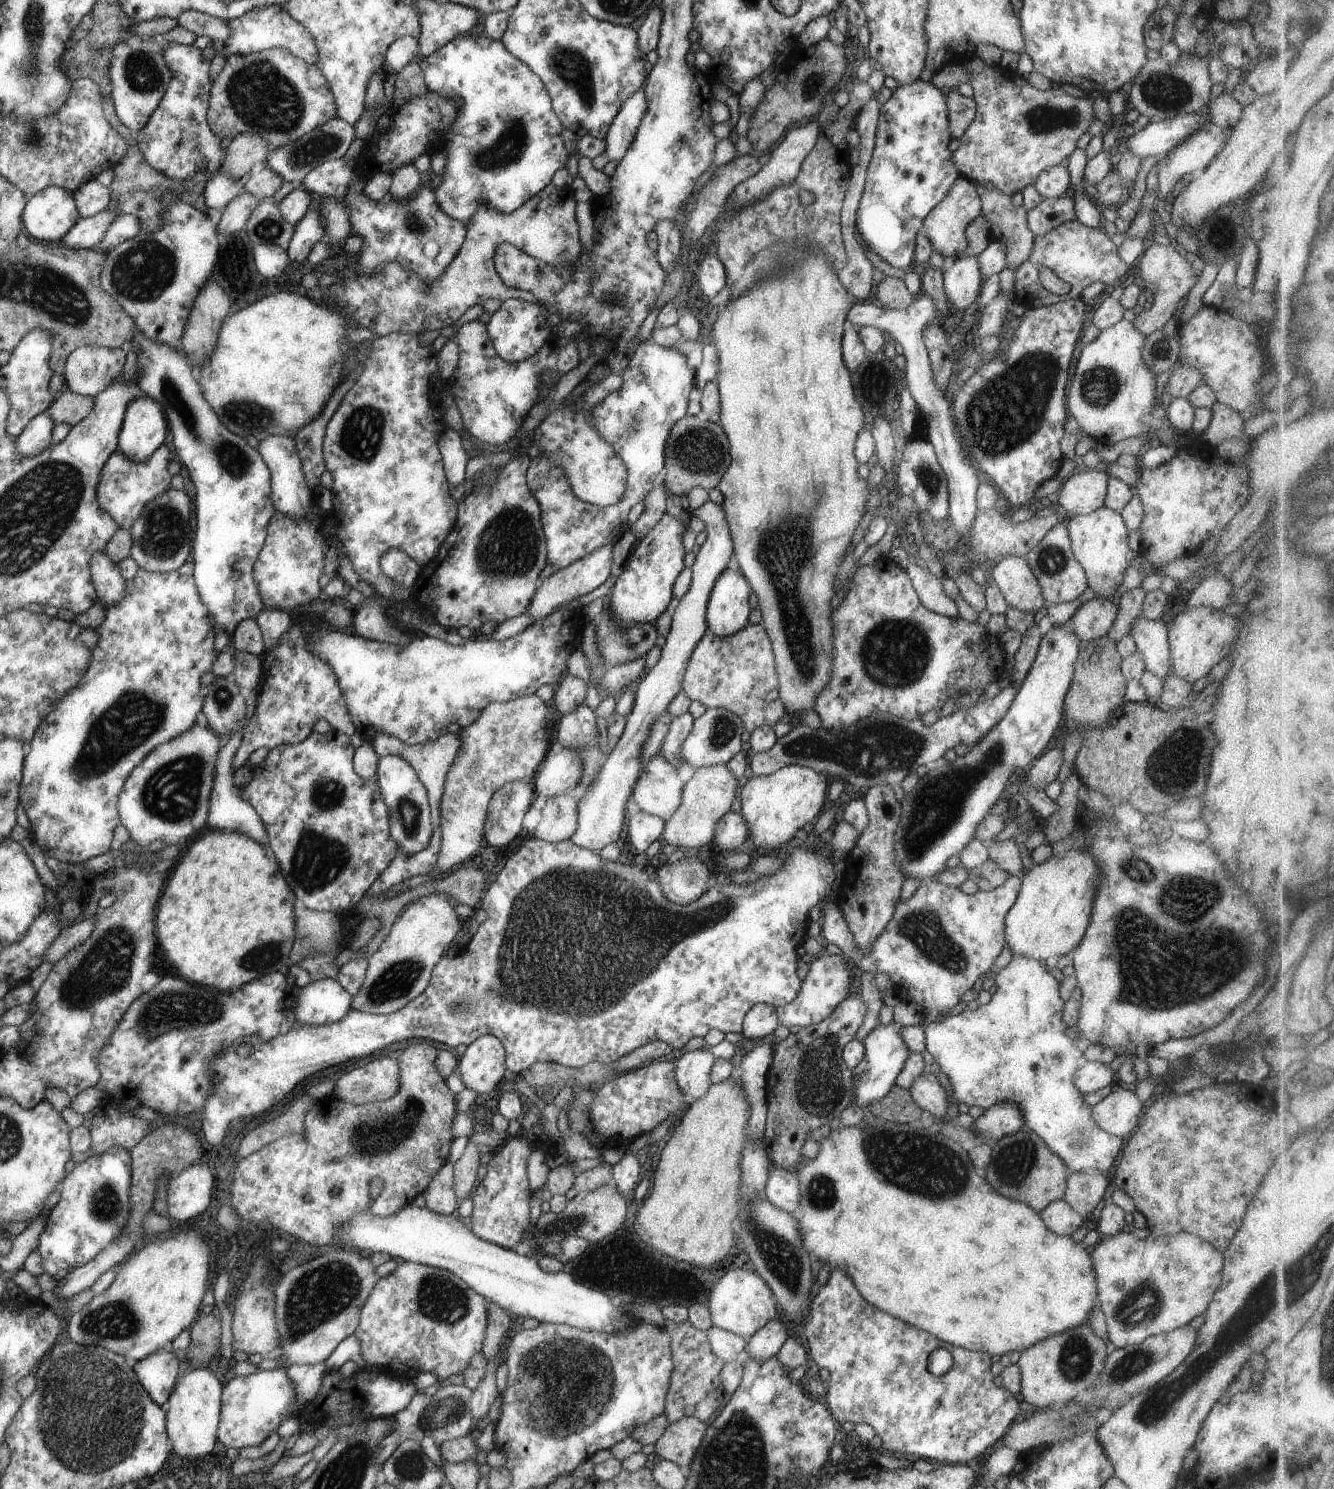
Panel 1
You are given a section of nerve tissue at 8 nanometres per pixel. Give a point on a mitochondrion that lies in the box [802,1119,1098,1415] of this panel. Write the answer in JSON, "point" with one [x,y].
{"point":[919,1162]}

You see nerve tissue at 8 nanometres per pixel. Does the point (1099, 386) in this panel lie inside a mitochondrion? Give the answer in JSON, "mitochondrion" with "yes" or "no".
{"mitochondrion":"yes"}

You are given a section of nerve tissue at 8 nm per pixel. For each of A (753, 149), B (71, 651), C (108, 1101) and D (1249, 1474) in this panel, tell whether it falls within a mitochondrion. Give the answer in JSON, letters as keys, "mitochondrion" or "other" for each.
{"A":"other","B":"other","C":"other","D":"other"}

